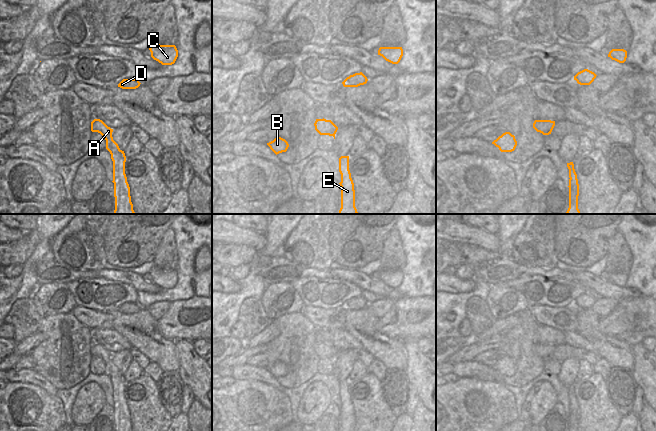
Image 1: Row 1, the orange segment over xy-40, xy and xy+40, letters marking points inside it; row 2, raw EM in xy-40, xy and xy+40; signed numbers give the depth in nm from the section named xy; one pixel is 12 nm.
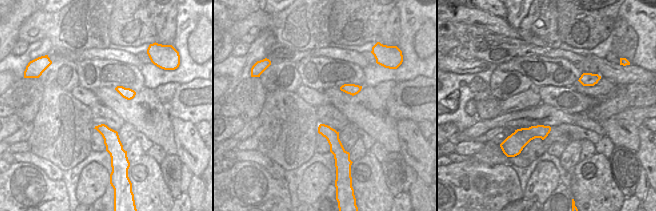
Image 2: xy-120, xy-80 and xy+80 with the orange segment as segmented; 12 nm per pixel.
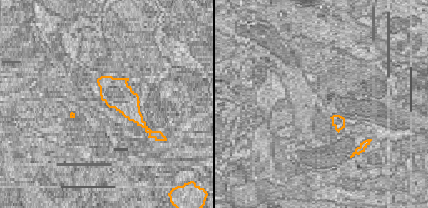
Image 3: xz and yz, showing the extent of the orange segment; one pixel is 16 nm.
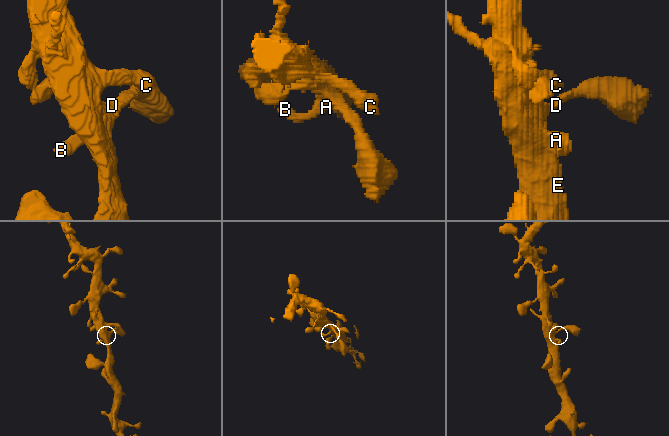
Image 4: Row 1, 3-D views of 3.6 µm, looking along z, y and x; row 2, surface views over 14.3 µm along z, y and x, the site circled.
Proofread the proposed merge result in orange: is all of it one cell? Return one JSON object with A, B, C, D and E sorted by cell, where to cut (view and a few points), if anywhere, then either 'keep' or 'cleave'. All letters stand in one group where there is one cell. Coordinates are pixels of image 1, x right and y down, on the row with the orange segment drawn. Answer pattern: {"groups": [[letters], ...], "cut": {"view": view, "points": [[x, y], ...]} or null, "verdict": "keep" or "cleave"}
{"groups": [["A", "B", "C", "D", "E"]], "cut": null, "verdict": "keep"}

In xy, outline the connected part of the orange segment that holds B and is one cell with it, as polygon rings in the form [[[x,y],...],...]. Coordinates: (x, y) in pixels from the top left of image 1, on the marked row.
[[[276,137],[273,141],[267,143],[267,145],[276,155],[286,152],[289,147],[288,142],[281,137]]]

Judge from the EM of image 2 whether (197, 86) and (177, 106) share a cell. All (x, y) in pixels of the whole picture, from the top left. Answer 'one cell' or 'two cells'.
one cell

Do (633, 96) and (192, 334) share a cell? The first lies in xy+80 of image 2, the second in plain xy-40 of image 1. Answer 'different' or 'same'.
same

